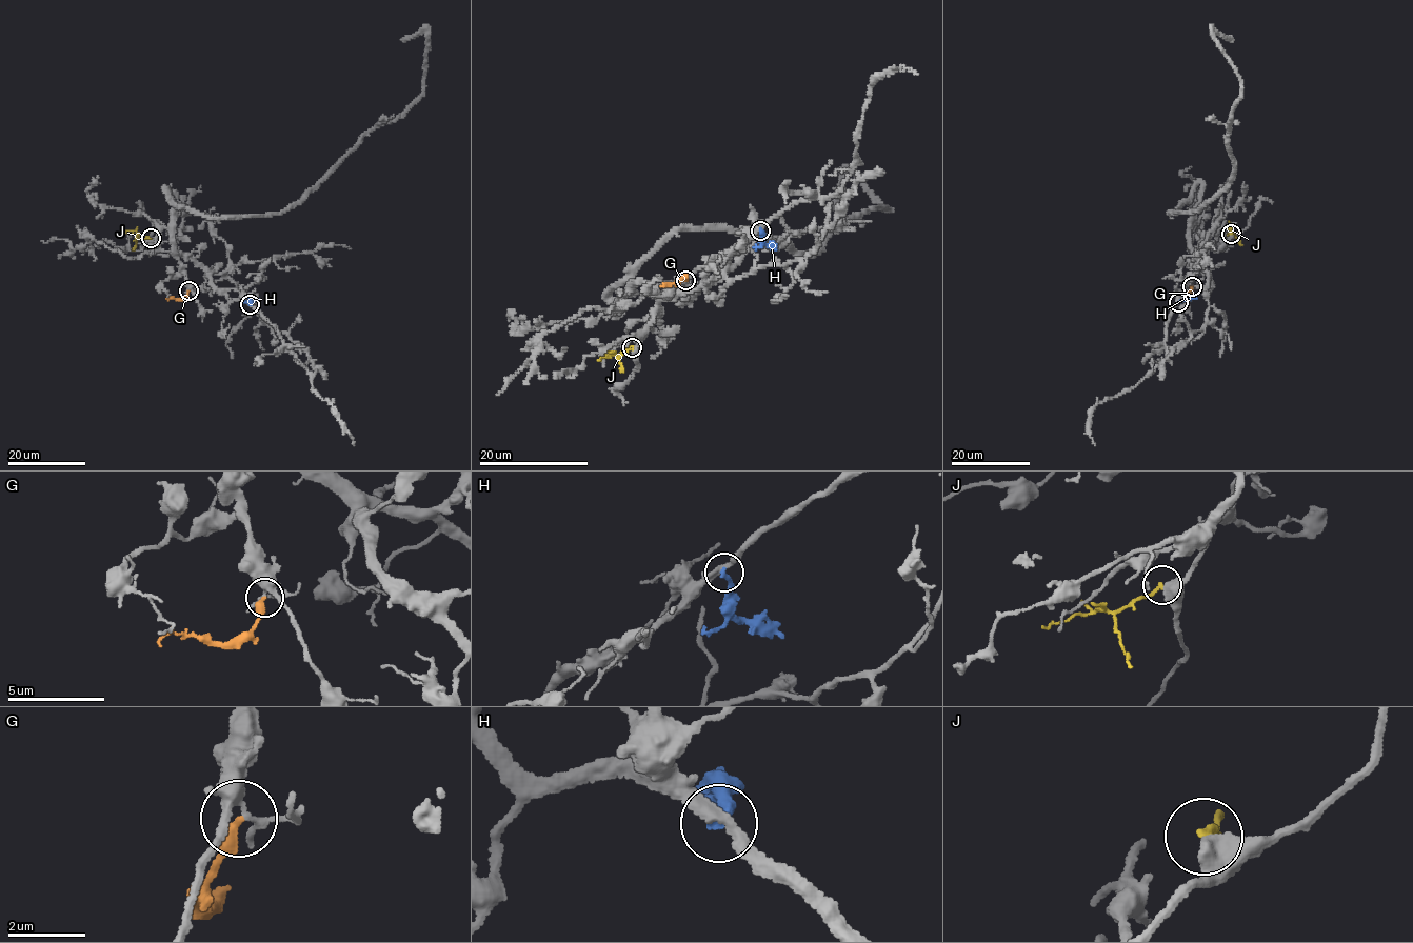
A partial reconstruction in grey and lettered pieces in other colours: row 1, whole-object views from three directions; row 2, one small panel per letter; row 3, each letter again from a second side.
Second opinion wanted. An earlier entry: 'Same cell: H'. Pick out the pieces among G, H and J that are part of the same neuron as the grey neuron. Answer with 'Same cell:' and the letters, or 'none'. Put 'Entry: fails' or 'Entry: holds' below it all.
Same cell: none
Entry: fails

